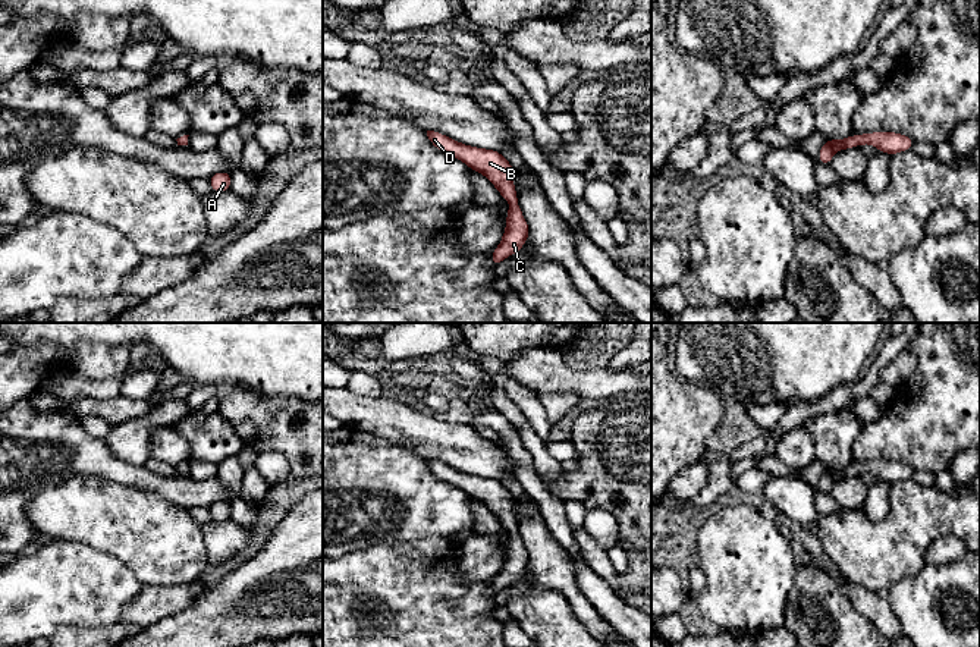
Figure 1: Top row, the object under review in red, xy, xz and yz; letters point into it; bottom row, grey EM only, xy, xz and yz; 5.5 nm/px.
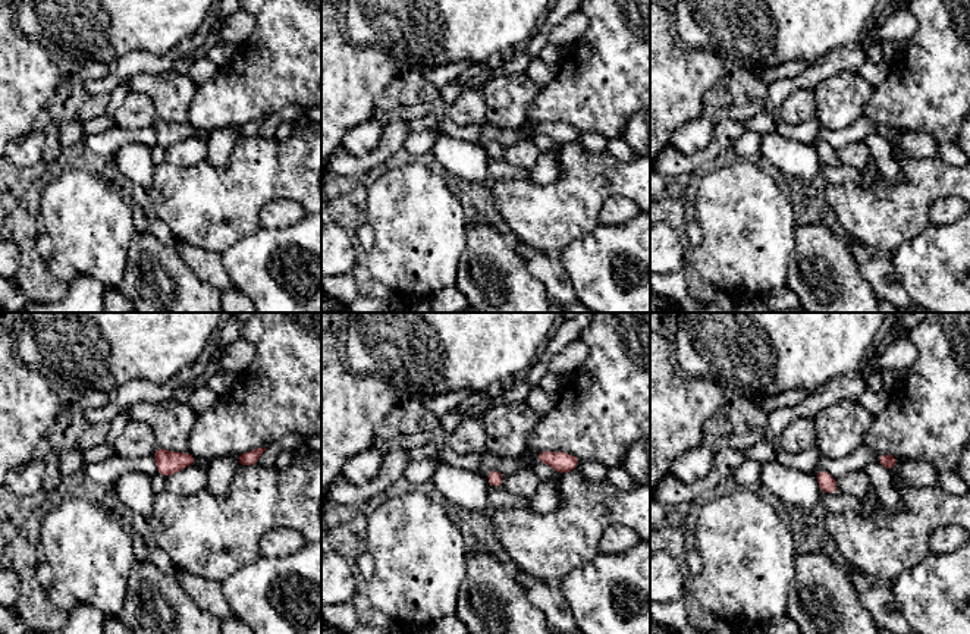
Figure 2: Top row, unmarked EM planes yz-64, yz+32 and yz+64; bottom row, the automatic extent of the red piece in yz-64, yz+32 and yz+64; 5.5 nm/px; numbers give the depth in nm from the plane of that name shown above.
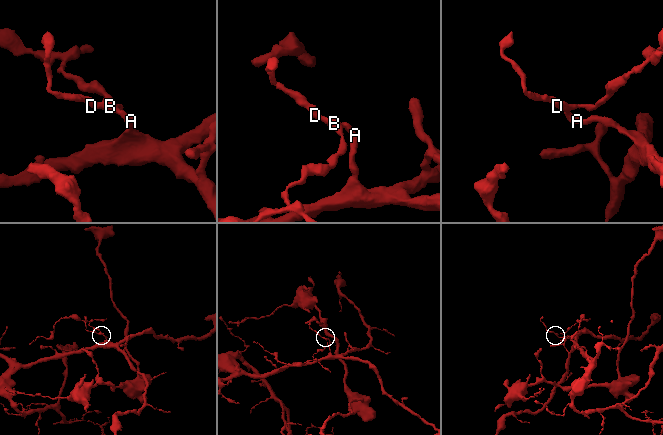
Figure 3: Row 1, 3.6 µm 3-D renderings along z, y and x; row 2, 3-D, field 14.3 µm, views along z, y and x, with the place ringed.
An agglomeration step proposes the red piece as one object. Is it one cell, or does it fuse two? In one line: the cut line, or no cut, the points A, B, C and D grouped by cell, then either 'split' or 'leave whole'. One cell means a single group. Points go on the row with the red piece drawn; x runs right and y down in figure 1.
no cut; A B C D; leave whole

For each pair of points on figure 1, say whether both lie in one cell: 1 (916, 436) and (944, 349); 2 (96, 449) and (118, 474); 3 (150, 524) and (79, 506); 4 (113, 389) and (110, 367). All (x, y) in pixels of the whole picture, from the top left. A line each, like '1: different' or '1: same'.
1: same
2: same
3: same
4: different

